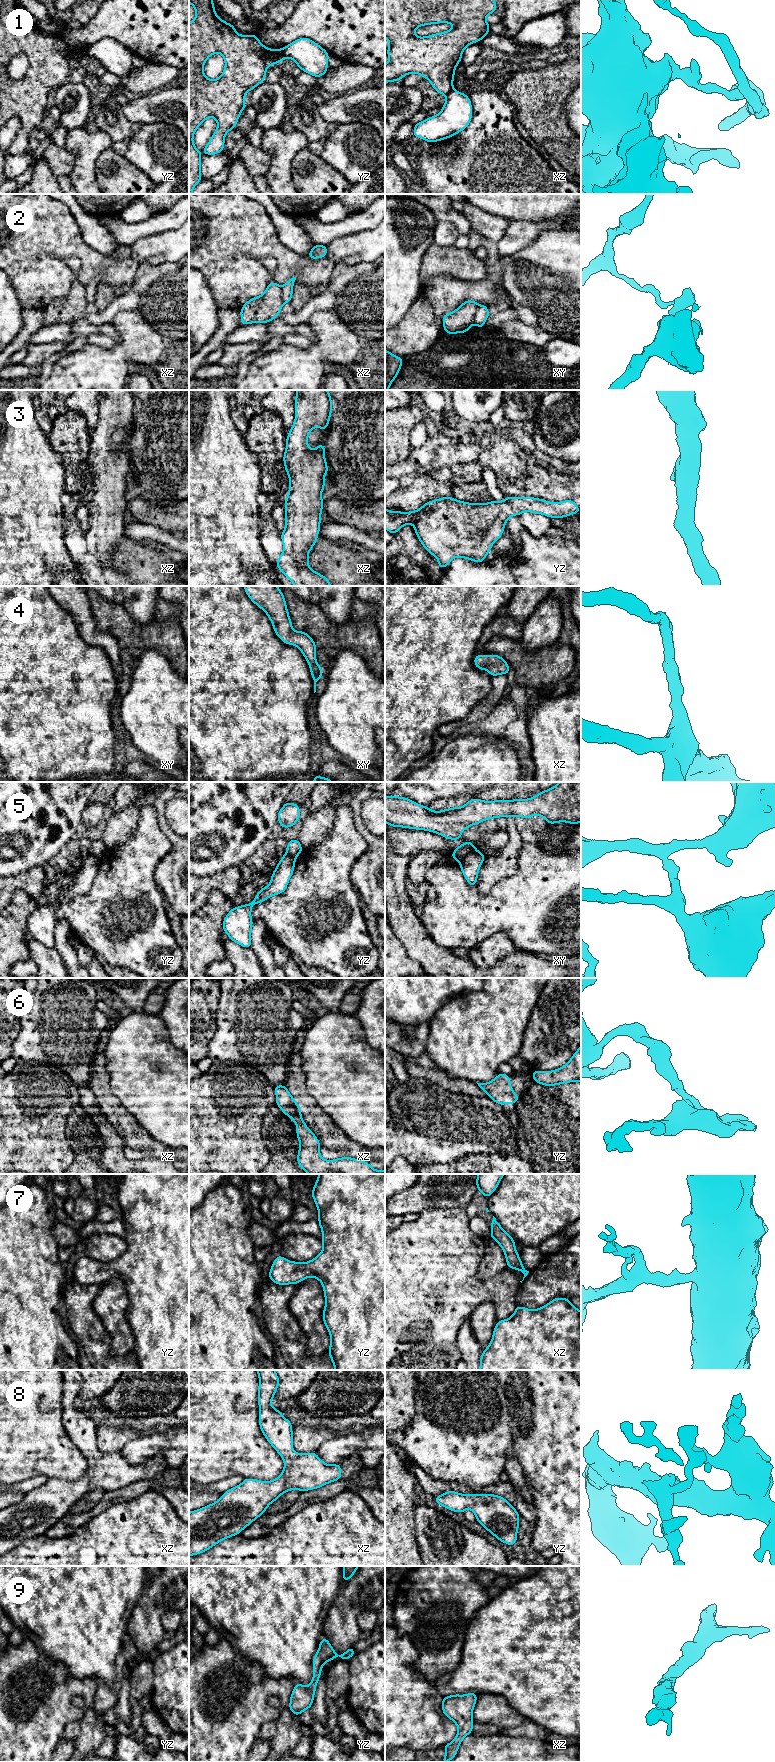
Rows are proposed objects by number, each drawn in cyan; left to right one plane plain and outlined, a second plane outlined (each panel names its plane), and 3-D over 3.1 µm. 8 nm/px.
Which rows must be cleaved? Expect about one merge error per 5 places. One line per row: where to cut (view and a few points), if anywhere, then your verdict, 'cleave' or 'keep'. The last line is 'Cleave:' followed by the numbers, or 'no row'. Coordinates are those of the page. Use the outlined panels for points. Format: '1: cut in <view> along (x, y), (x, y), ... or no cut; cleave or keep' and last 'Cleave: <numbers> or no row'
1: cut in yz along (284, 48), (282, 58); cleave
2: cut in xy along (479, 305), (473, 322); cleave
3: no cut; keep
4: no cut; keep
5: cut in xy along (475, 850), (459, 861); cleave
6: no cut; keep
7: no cut; keep
8: no cut; keep
9: no cut; keep
Cleave: 1, 2, 5

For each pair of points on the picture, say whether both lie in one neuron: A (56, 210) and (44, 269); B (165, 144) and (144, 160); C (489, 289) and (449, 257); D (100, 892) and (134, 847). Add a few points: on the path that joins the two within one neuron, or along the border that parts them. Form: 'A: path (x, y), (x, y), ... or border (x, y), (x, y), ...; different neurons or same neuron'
A: path (45, 225), (43, 227), (43, 254); same neuron
B: path (160, 149), (155, 149), (149, 155); same neuron
C: border (455, 277), (461, 280), (486, 279); different neurons
D: path (111, 881), (134, 858); same neuron

